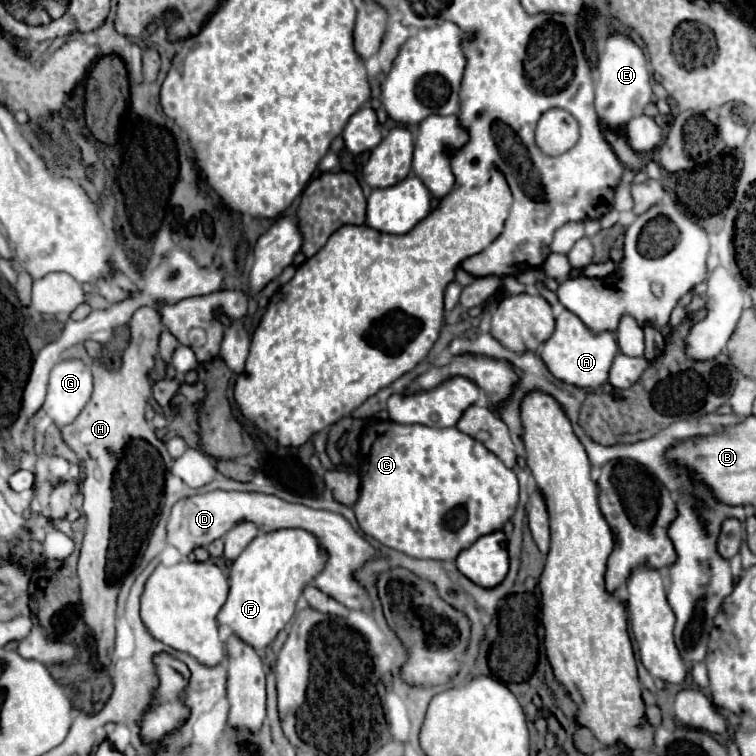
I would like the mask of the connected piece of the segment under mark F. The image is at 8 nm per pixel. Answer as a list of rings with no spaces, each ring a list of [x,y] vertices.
[[[276,530],[258,534],[258,538],[248,544],[248,548],[234,560],[230,568],[230,594],[218,614],[218,622],[228,624],[236,636],[240,636],[244,642],[250,642],[250,646],[254,646],[256,650],[266,648],[268,644],[272,644],[276,634],[284,630],[284,626],[290,622],[296,612],[296,602],[300,594],[304,592],[306,584],[322,572],[326,562],[328,552],[320,546],[318,538],[306,530]]]

